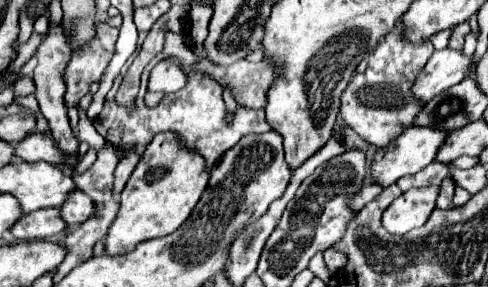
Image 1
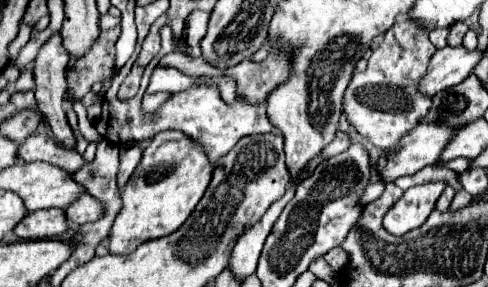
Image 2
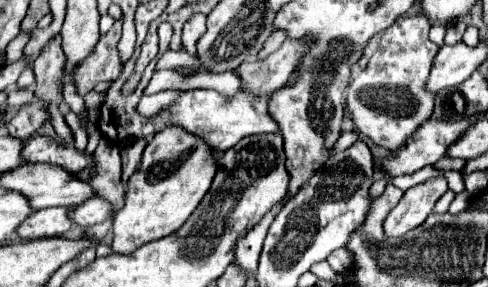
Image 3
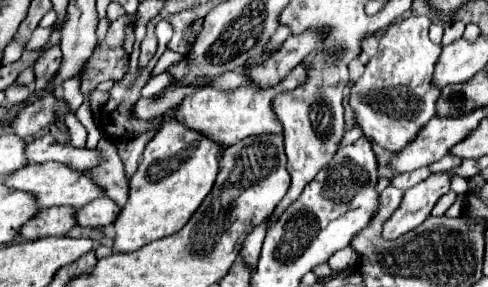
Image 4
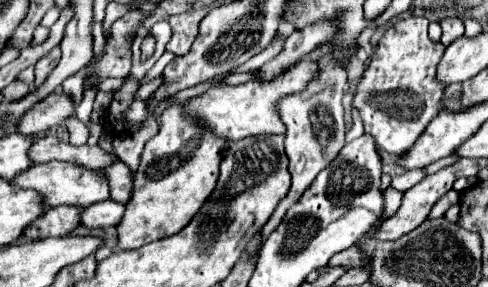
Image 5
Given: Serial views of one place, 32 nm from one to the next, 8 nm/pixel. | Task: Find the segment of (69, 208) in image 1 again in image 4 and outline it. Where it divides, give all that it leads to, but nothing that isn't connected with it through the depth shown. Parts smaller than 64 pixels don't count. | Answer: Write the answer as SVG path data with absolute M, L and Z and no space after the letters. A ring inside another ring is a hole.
M110 198L94 200L92 204L88 204L88 208L78 210L76 220L80 222L80 226L88 226L88 228L110 226L116 222L120 212L122 212L122 208L116 202L112 202Z

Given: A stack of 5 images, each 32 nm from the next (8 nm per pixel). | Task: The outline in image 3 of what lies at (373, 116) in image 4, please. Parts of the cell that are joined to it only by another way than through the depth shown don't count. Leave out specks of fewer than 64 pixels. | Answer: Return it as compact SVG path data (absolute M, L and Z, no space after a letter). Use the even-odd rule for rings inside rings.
M404 16L384 30L376 54L370 58L364 72L348 86L346 104L356 124L356 130L374 144L394 152L432 116L436 92L426 88L432 62L440 46L428 40L428 18Z

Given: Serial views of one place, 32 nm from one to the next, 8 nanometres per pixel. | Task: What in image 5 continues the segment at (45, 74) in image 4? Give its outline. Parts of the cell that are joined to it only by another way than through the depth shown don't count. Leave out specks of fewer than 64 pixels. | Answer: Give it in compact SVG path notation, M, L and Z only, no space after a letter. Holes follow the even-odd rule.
M56 46L44 60L40 60L40 64L36 64L36 84L42 84L46 80L46 76L52 72L58 60L60 60L60 48Z

